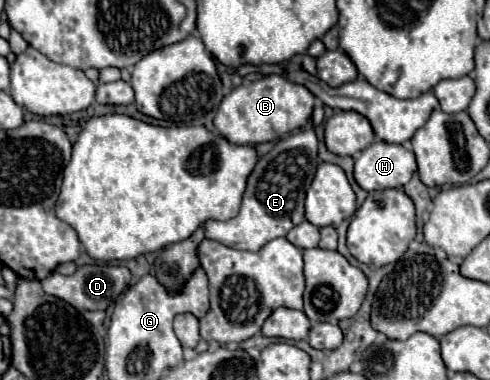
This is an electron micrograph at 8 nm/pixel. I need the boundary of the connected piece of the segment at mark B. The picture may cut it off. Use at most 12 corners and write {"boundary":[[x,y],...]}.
{"boundary":[[283,75],[225,95],[213,123],[229,143],[281,139],[315,97]]}

